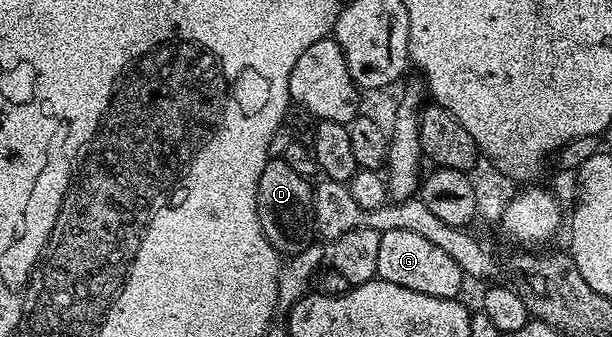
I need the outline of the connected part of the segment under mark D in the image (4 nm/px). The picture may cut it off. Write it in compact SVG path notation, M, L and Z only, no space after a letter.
M271 158L265 164L261 180L257 180L257 216L269 244L280 255L290 256L312 245L313 230L309 225L313 218L312 197L312 183L297 176L297 172L293 172L293 168L289 168L289 164L285 164L282 158Z

